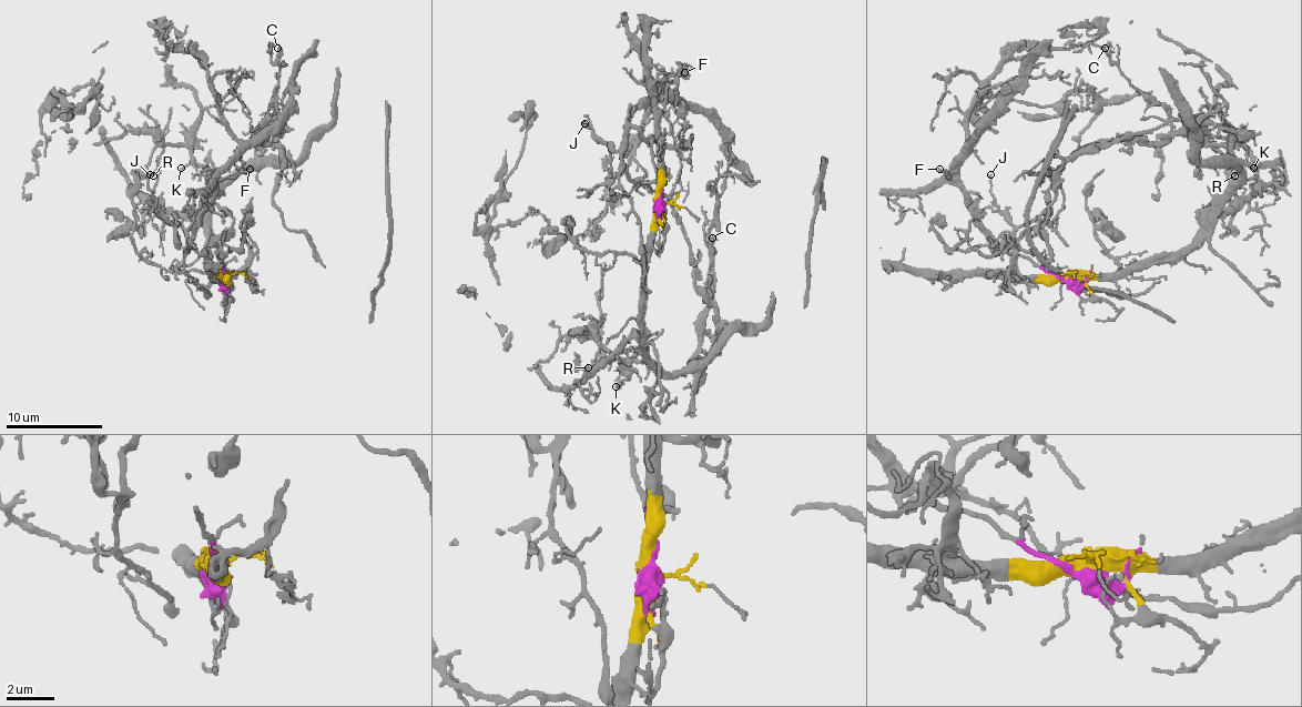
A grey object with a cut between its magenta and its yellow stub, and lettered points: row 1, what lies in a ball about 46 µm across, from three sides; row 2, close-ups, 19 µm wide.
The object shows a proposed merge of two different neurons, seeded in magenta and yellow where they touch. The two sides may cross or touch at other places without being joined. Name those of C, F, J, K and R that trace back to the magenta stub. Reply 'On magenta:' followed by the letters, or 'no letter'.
On magenta: F, J

